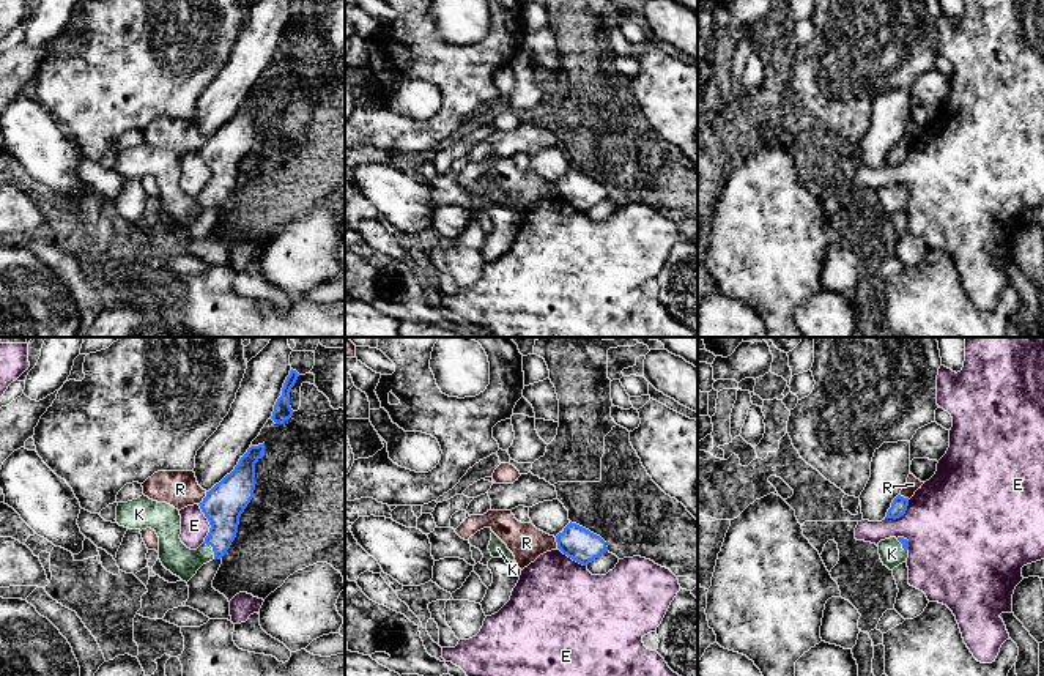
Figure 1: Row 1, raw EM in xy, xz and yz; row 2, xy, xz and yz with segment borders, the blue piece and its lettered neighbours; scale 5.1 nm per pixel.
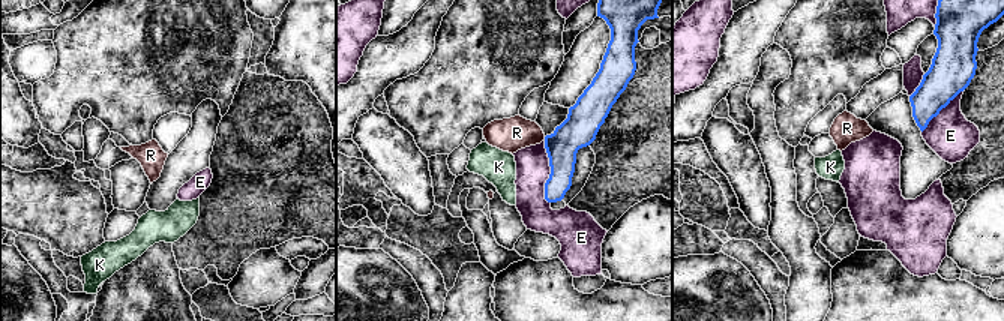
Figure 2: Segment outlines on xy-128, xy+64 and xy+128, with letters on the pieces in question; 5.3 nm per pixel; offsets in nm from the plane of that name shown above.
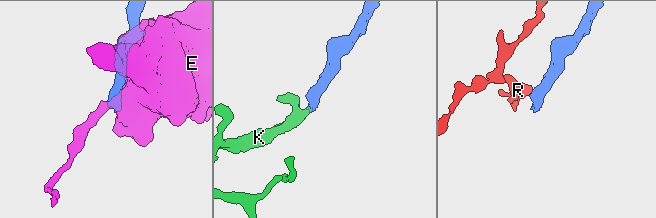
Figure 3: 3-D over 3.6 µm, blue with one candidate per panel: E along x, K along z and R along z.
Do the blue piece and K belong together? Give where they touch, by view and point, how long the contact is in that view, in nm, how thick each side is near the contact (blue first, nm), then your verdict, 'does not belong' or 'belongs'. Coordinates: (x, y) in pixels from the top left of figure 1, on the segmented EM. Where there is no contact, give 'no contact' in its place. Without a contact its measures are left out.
contact xy (213, 549); length 110 nm; calibres 200 and 160 nm; belongs

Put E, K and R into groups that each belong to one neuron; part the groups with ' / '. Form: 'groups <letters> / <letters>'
groups E / K / R

